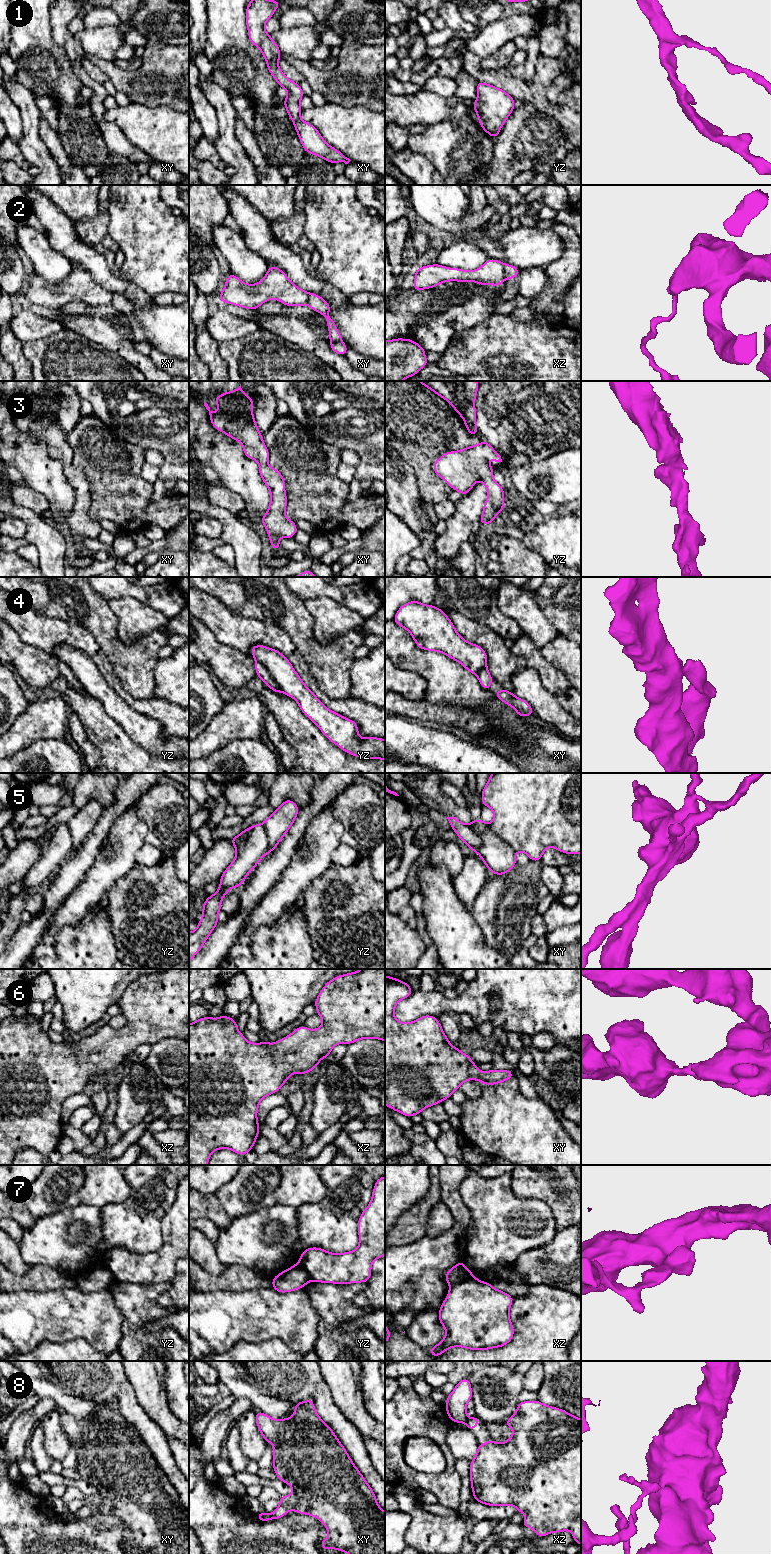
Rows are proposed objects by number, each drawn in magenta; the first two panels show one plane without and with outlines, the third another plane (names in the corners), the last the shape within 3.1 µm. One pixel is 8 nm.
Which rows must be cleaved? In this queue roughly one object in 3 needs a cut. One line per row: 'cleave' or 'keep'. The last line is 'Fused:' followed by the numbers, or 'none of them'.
1: keep
2: cleave
3: keep
4: cleave
5: cleave
6: keep
7: cleave
8: cleave
Fused: 2, 4, 5, 7, 8

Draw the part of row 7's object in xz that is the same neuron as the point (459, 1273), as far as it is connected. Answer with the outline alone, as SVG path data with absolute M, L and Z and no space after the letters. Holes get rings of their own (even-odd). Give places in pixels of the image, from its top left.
M459 1261L444 1276L445 1280L451 1285L467 1280L472 1272L464 1265L463 1261Z

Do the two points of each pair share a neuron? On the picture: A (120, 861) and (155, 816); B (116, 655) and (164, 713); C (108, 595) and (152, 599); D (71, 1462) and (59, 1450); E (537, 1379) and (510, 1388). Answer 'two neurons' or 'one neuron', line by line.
A: two neurons
B: two neurons
C: one neuron
D: two neurons
E: two neurons

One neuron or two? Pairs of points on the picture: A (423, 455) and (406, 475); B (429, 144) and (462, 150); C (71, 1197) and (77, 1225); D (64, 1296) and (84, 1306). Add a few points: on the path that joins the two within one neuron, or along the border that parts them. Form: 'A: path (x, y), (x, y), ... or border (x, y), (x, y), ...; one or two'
A: border (396, 451), (412, 467), (416, 476), (418, 491); two
B: path (437, 144), (441, 144), (449, 150), (454, 150); one
C: border (80, 1202), (74, 1206), (50, 1213); two
D: path (69, 1301), (74, 1306), (79, 1306); one

